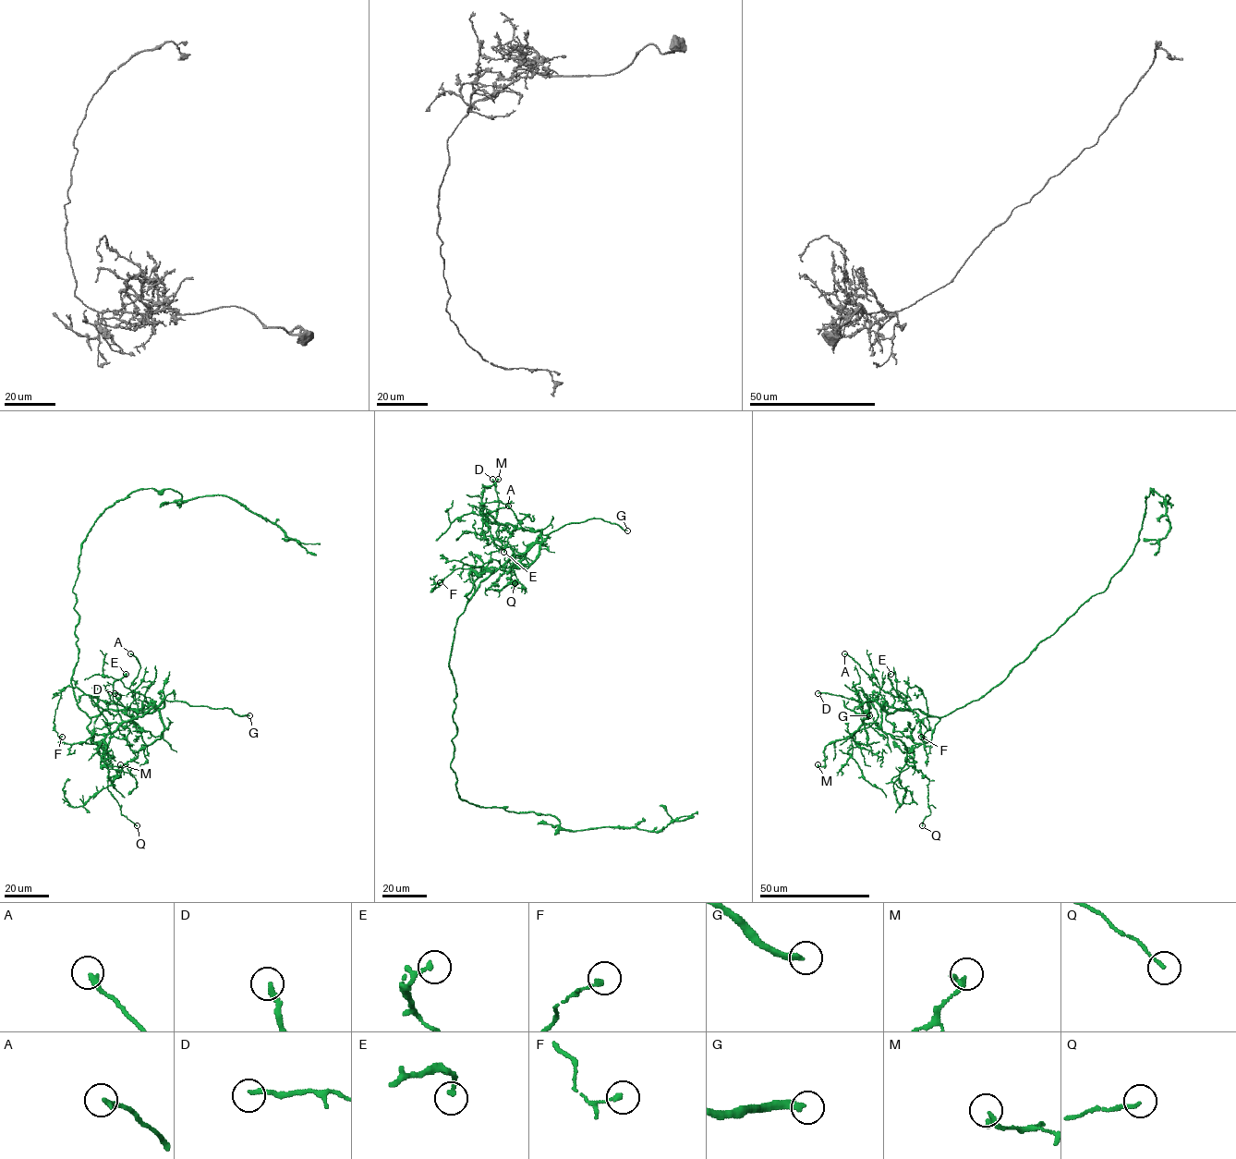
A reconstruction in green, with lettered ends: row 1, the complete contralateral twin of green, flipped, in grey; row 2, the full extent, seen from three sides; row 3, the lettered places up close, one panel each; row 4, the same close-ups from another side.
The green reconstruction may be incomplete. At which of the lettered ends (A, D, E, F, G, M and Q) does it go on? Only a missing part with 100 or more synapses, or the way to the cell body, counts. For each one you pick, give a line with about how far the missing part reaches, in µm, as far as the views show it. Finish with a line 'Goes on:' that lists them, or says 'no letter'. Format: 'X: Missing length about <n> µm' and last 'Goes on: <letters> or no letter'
G: Missing length about 15 µm
Goes on: G

